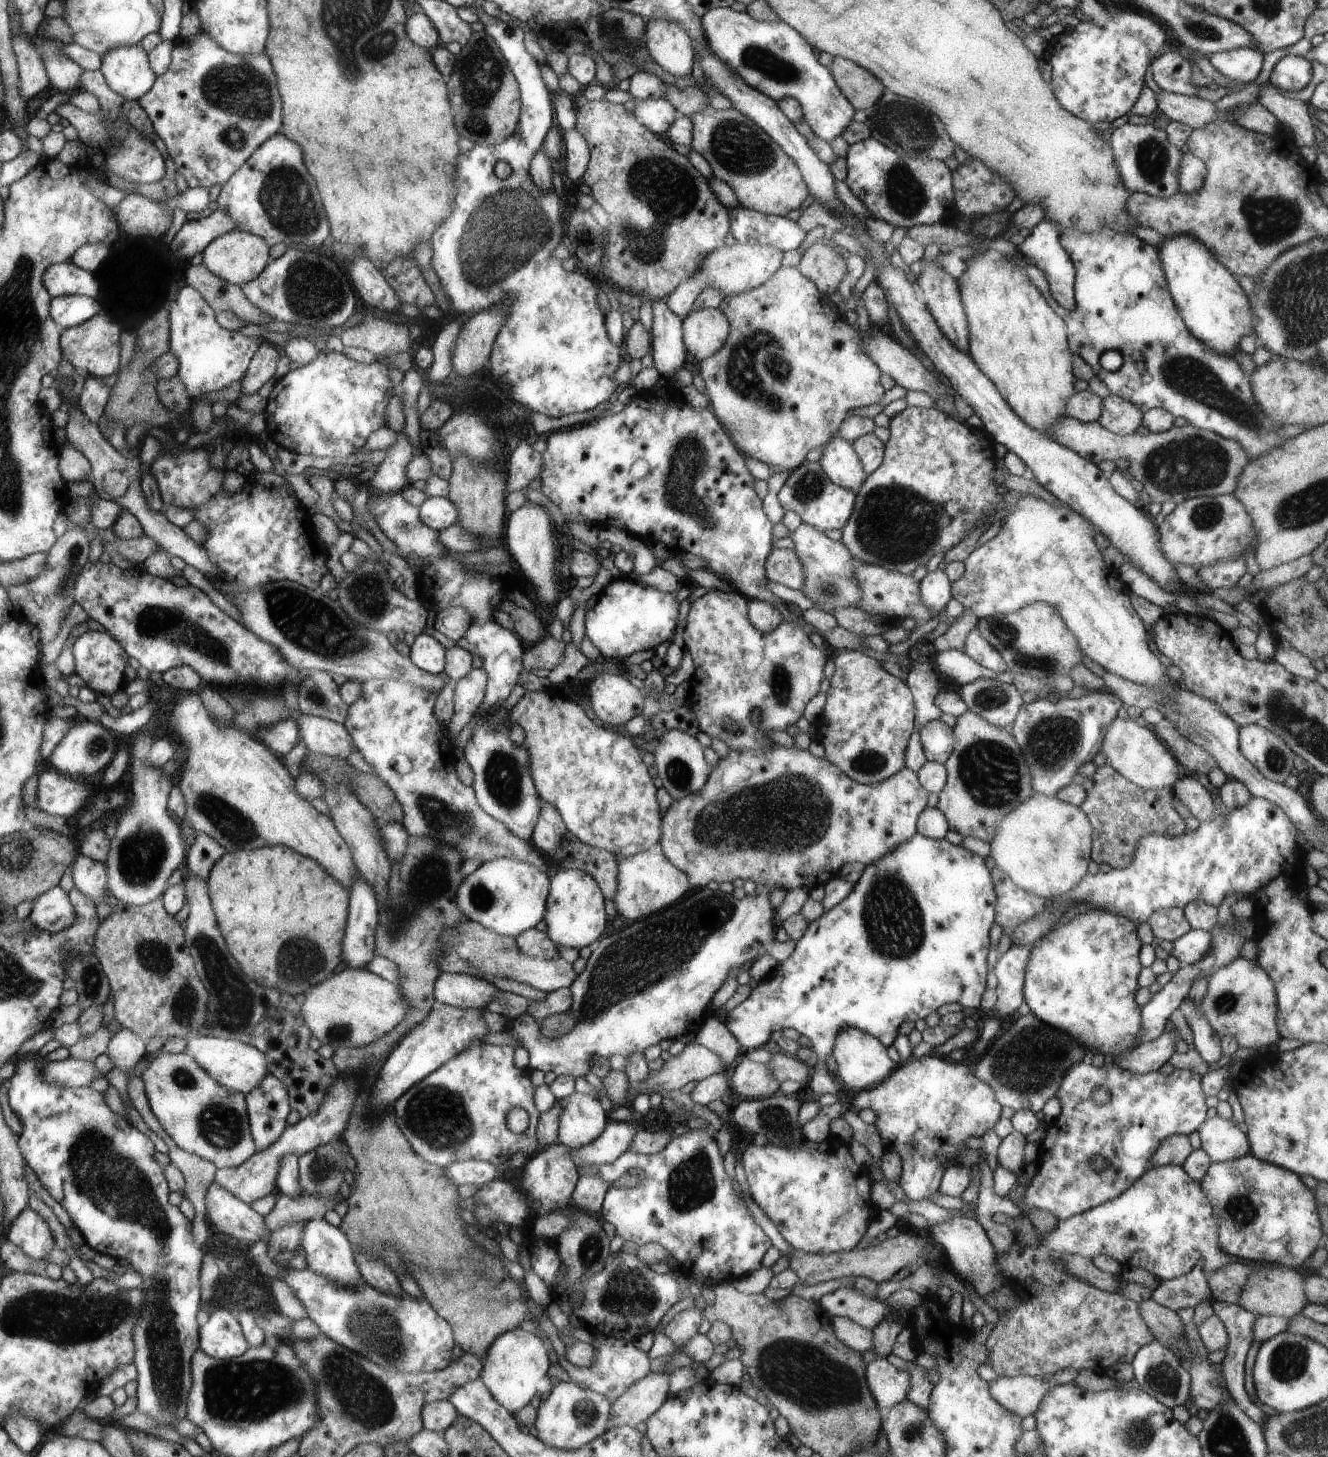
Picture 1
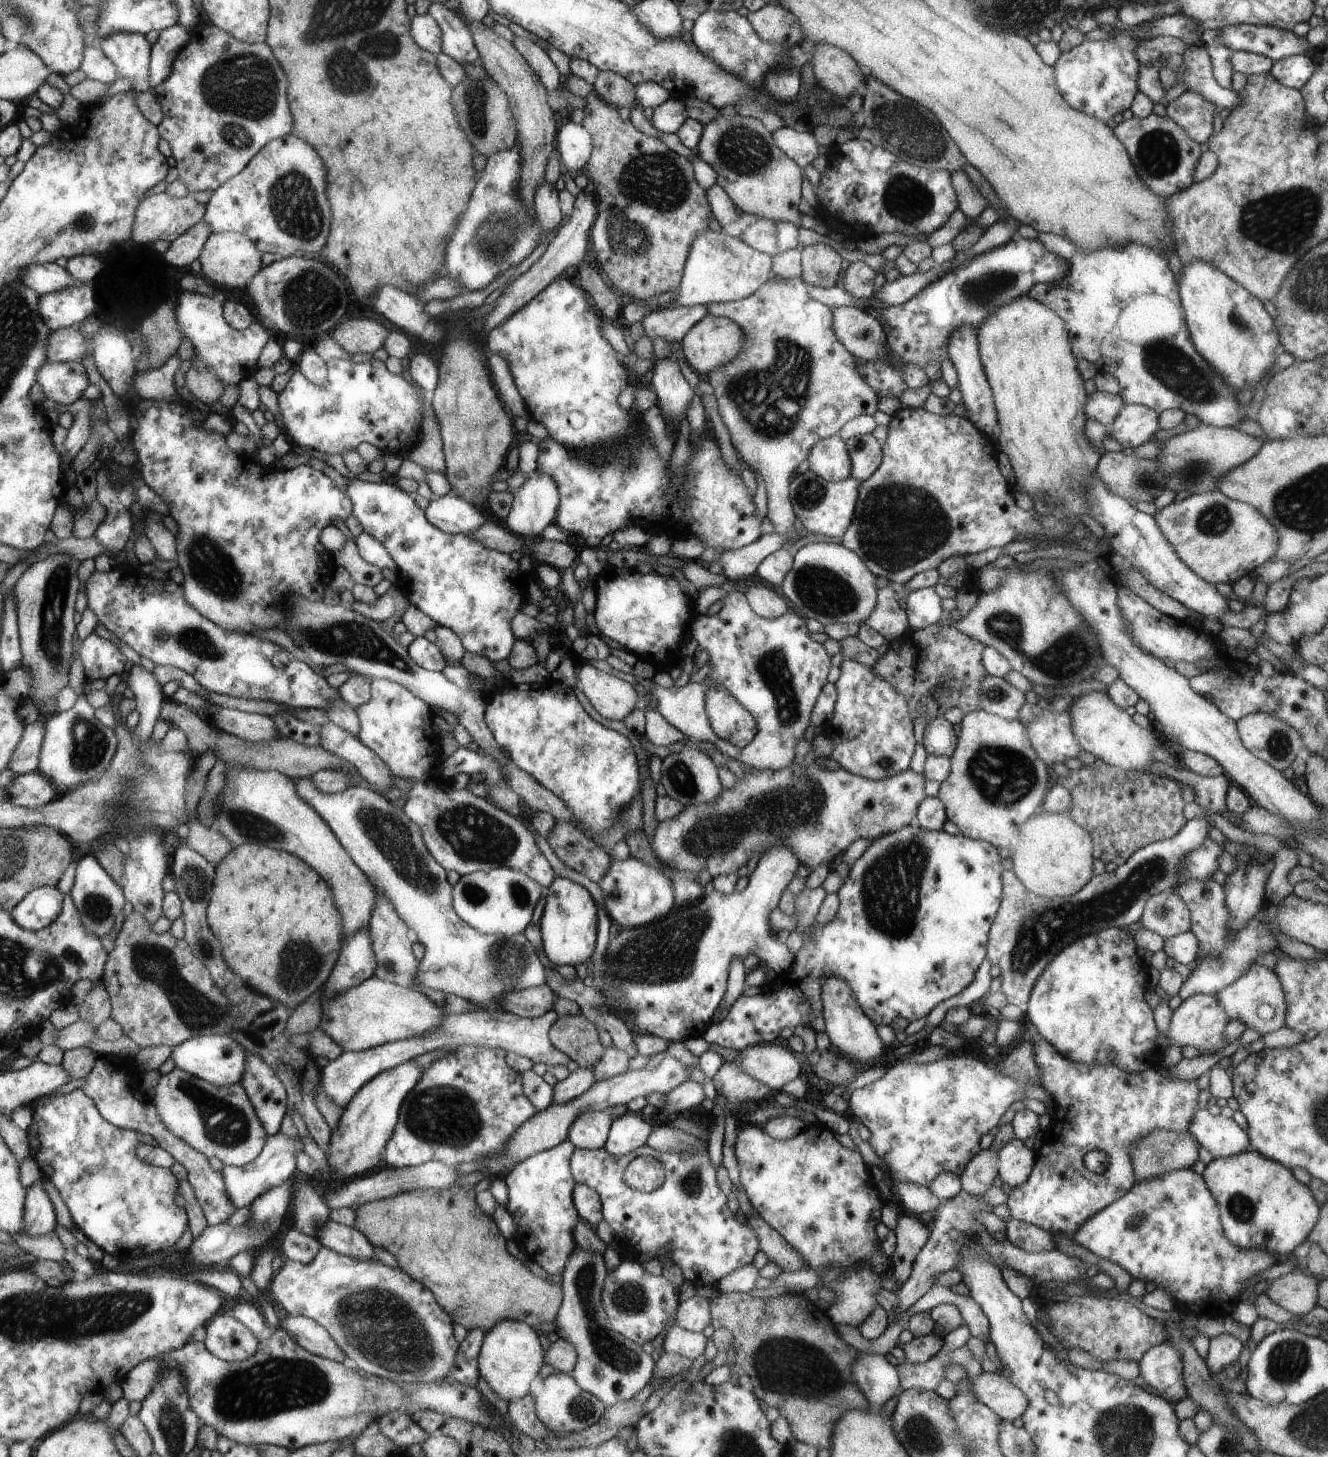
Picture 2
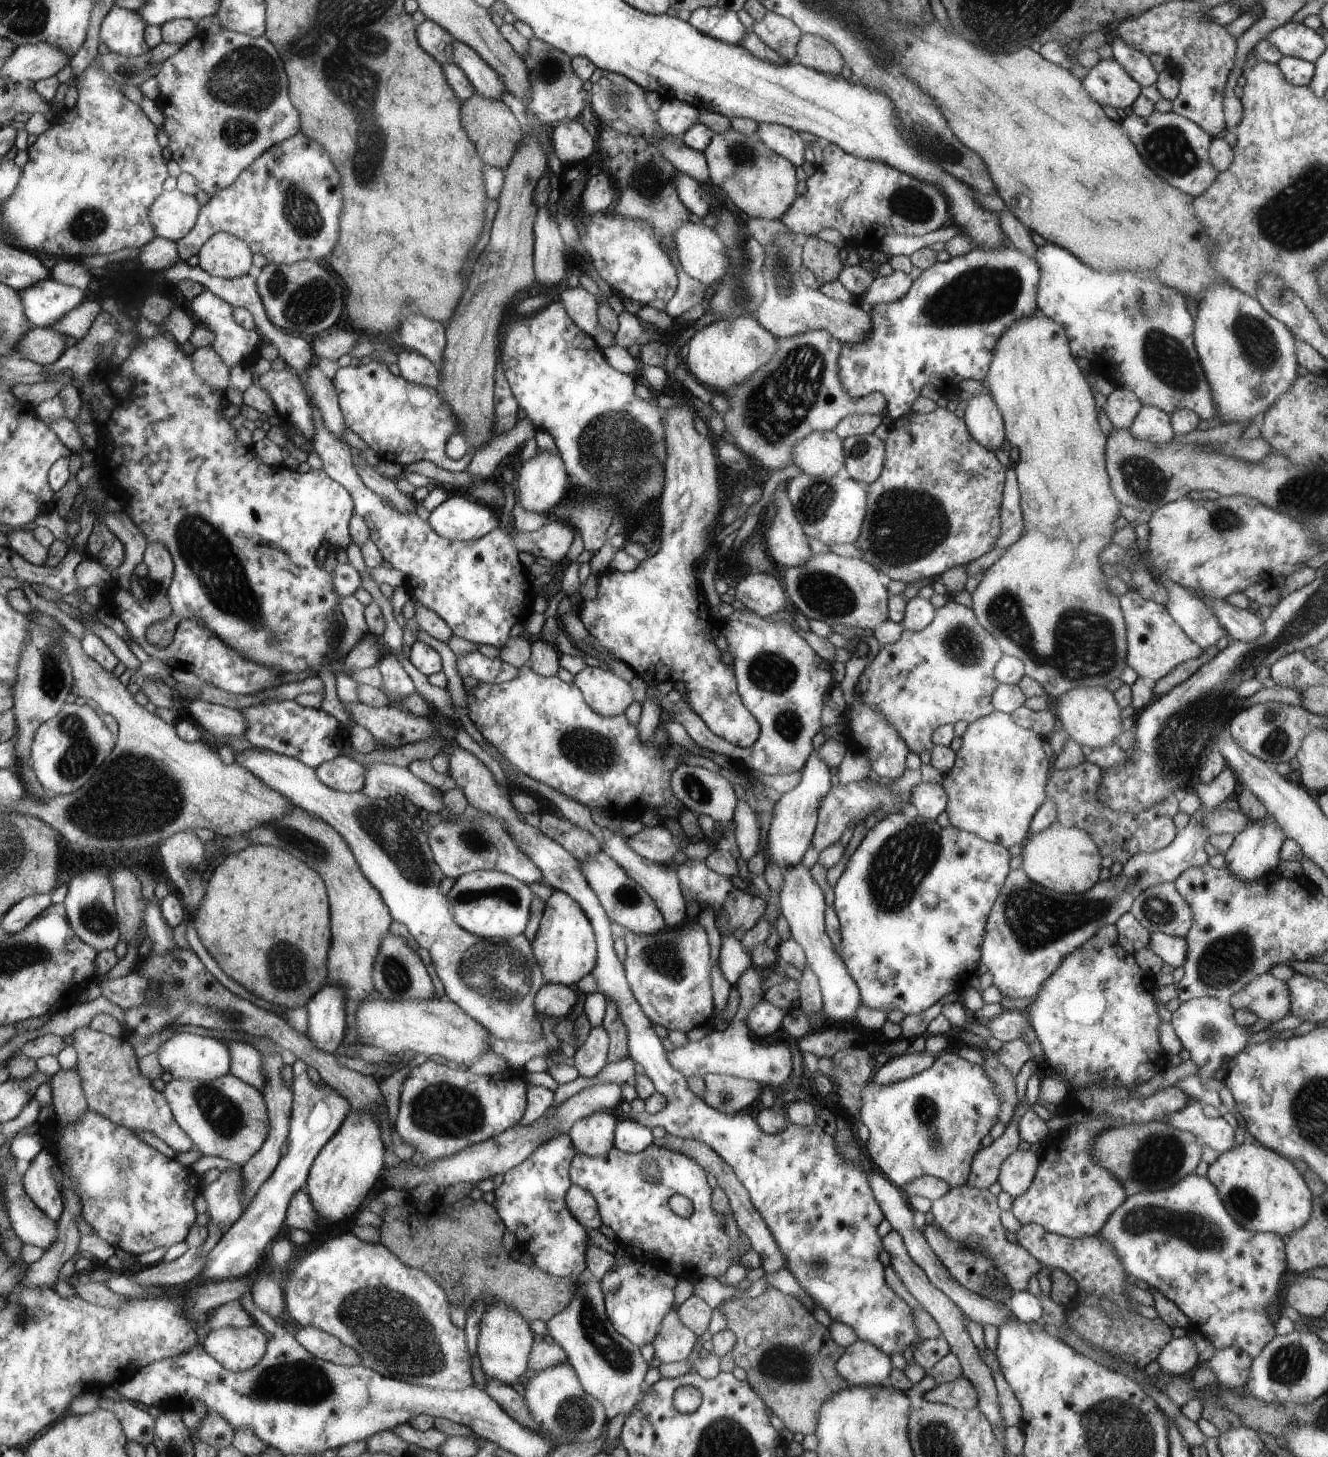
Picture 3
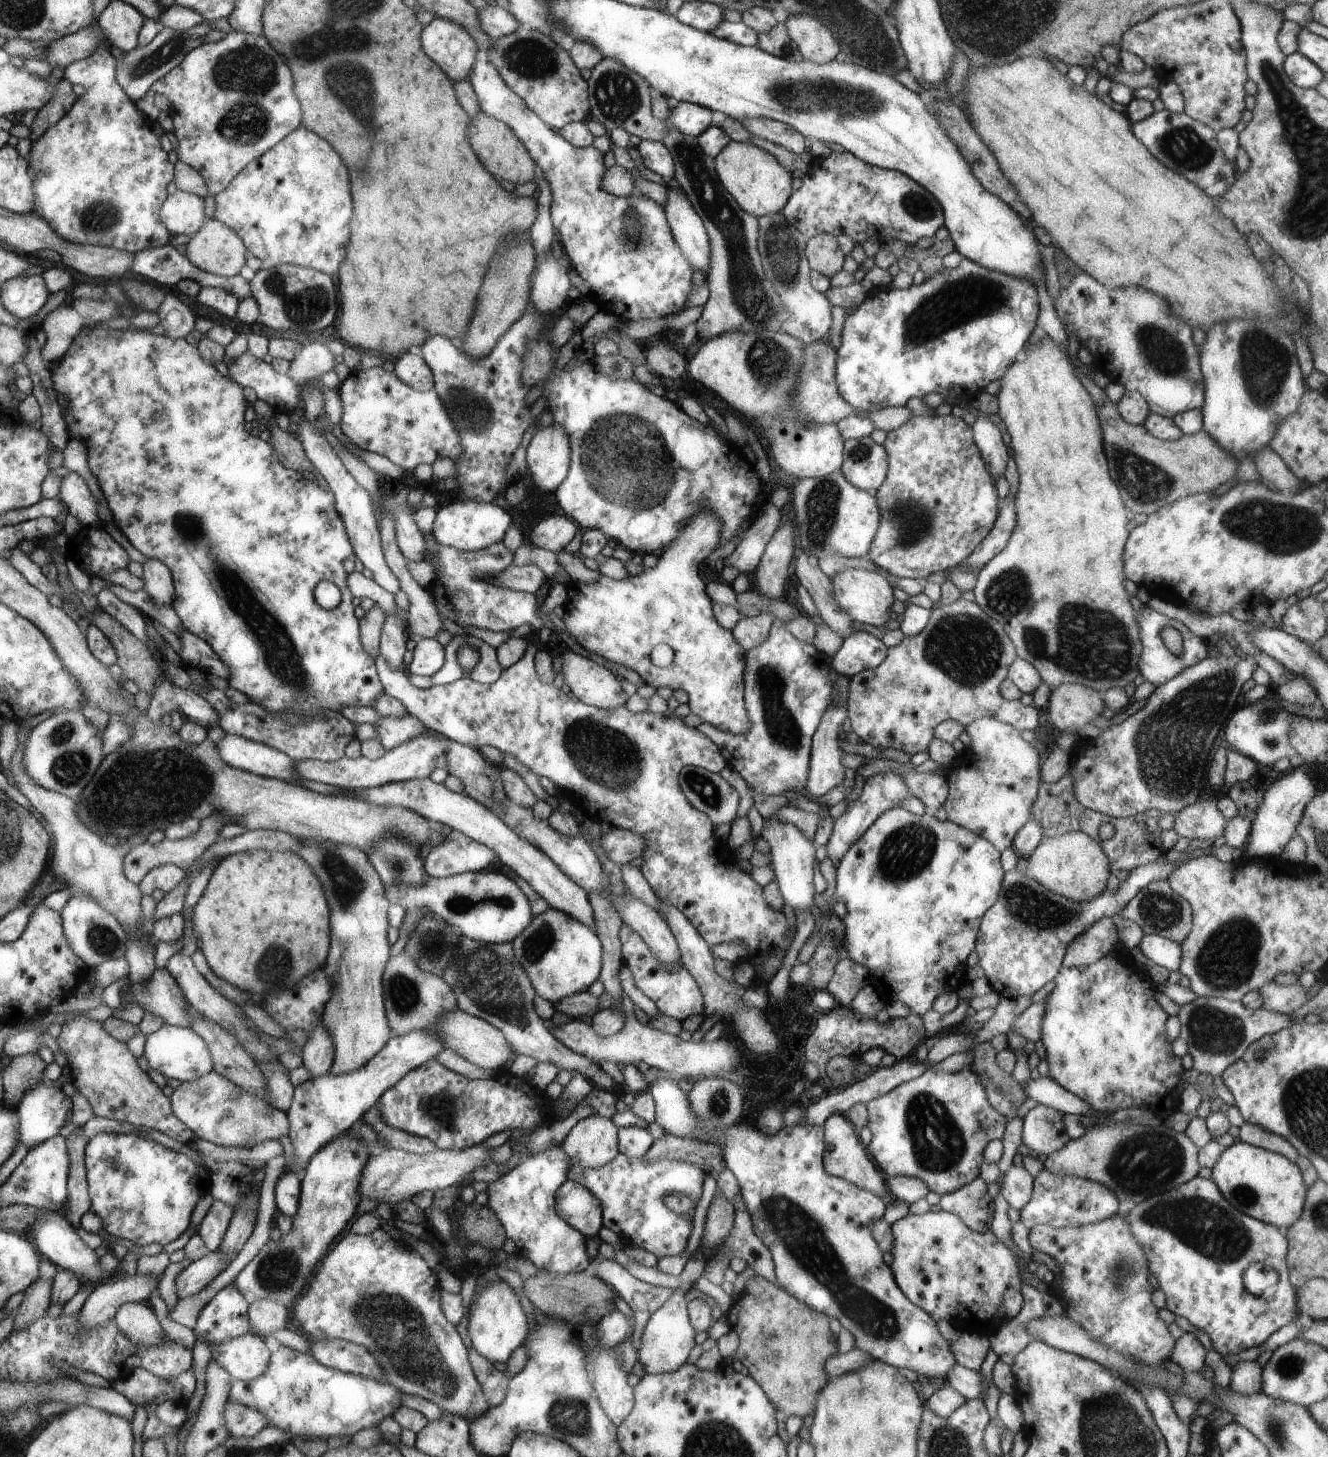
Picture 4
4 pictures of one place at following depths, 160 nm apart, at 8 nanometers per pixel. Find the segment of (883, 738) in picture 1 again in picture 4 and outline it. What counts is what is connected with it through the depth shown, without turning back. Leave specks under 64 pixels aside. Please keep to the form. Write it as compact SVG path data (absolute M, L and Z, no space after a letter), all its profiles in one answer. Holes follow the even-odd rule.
M914 772L901 776L908 787L909 794L921 800L935 812L949 795L949 784L946 776L935 773Z

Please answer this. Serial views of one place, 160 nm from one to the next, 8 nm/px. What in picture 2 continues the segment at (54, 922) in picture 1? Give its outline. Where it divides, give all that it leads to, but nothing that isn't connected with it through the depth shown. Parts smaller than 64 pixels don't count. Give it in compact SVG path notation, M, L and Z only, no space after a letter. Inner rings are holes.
M38 887L9 913L28 930L45 929L61 913L63 894L56 887Z

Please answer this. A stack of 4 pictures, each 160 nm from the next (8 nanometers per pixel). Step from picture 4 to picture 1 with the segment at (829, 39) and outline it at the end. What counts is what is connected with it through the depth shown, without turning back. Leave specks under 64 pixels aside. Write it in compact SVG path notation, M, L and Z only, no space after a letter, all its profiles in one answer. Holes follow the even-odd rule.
M834 57L830 70L855 110L869 111L886 92L884 84L874 74L851 60Z

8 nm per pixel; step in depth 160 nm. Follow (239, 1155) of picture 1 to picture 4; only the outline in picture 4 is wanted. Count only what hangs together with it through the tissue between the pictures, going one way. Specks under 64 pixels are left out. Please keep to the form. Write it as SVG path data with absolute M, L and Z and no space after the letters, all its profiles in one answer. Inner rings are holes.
M212 1071L196 1081L180 1084L172 1096L173 1111L200 1139L218 1146L252 1148L264 1140L289 1136L288 1114L272 1108L264 1099L251 1095L230 1079Z

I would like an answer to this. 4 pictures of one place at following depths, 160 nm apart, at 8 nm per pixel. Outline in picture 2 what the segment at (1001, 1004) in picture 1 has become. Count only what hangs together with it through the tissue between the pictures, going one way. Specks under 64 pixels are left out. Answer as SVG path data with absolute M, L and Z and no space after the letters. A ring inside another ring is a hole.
M1208 815L1191 819L1175 837L1147 844L1134 852L1124 864L1118 865L1113 873L1106 871L1102 875L1094 875L1090 882L1086 883L1086 886L1083 886L1076 894L1067 897L1043 897L1034 894L1022 884L1019 876L1013 870L1004 870L1001 876L1003 899L988 933L985 958L991 966L1000 968L1001 987L999 990L1004 993L1008 1003L1024 1008L1029 1001L1037 978L1048 966L1048 963L1055 957L1055 954L1058 954L1064 947L1078 940L1078 938L1108 927L1124 929L1130 924L1136 924L1140 920L1145 910L1146 901L1150 897L1162 891L1170 891L1173 888L1179 877L1179 869L1183 859L1187 857L1190 851L1202 846L1205 838L1209 836L1208 831L1211 827L1214 827L1214 823L1210 822Z

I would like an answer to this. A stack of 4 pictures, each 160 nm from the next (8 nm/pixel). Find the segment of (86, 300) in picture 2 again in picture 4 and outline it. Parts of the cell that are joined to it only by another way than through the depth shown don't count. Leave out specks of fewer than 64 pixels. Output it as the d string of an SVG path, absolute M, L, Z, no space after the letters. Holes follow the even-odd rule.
M41 275L14 277L1 290L6 312L22 320L37 315L50 296Z

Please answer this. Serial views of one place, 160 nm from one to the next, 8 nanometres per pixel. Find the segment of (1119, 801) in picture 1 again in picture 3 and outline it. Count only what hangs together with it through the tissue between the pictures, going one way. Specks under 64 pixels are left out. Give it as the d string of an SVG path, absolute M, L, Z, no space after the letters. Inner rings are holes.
M1084 761L1069 769L1051 770L1045 793L1057 808L1057 820L1062 826L1080 829L1090 835L1101 854L1101 868L1110 868L1114 862L1126 864L1138 853L1151 853L1166 848L1177 835L1174 816L1182 804L1172 793L1160 804L1135 815L1119 813L1105 807L1097 799L1097 788L1103 775L1102 768Z

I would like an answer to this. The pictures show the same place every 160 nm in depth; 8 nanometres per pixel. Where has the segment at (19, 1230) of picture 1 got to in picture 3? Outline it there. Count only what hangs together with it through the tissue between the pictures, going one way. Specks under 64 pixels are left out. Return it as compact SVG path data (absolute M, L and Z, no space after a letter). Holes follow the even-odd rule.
M44 1147L31 1160L22 1179L29 1197L55 1221L60 1218L63 1211L62 1189L52 1171L54 1166L59 1164L57 1156Z

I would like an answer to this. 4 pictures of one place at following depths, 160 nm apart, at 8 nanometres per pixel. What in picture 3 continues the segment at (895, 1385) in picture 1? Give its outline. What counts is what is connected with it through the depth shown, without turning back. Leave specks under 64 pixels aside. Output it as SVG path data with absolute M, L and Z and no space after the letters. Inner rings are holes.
M858 1339L845 1348L836 1367L851 1385L884 1385L892 1372L891 1356Z

